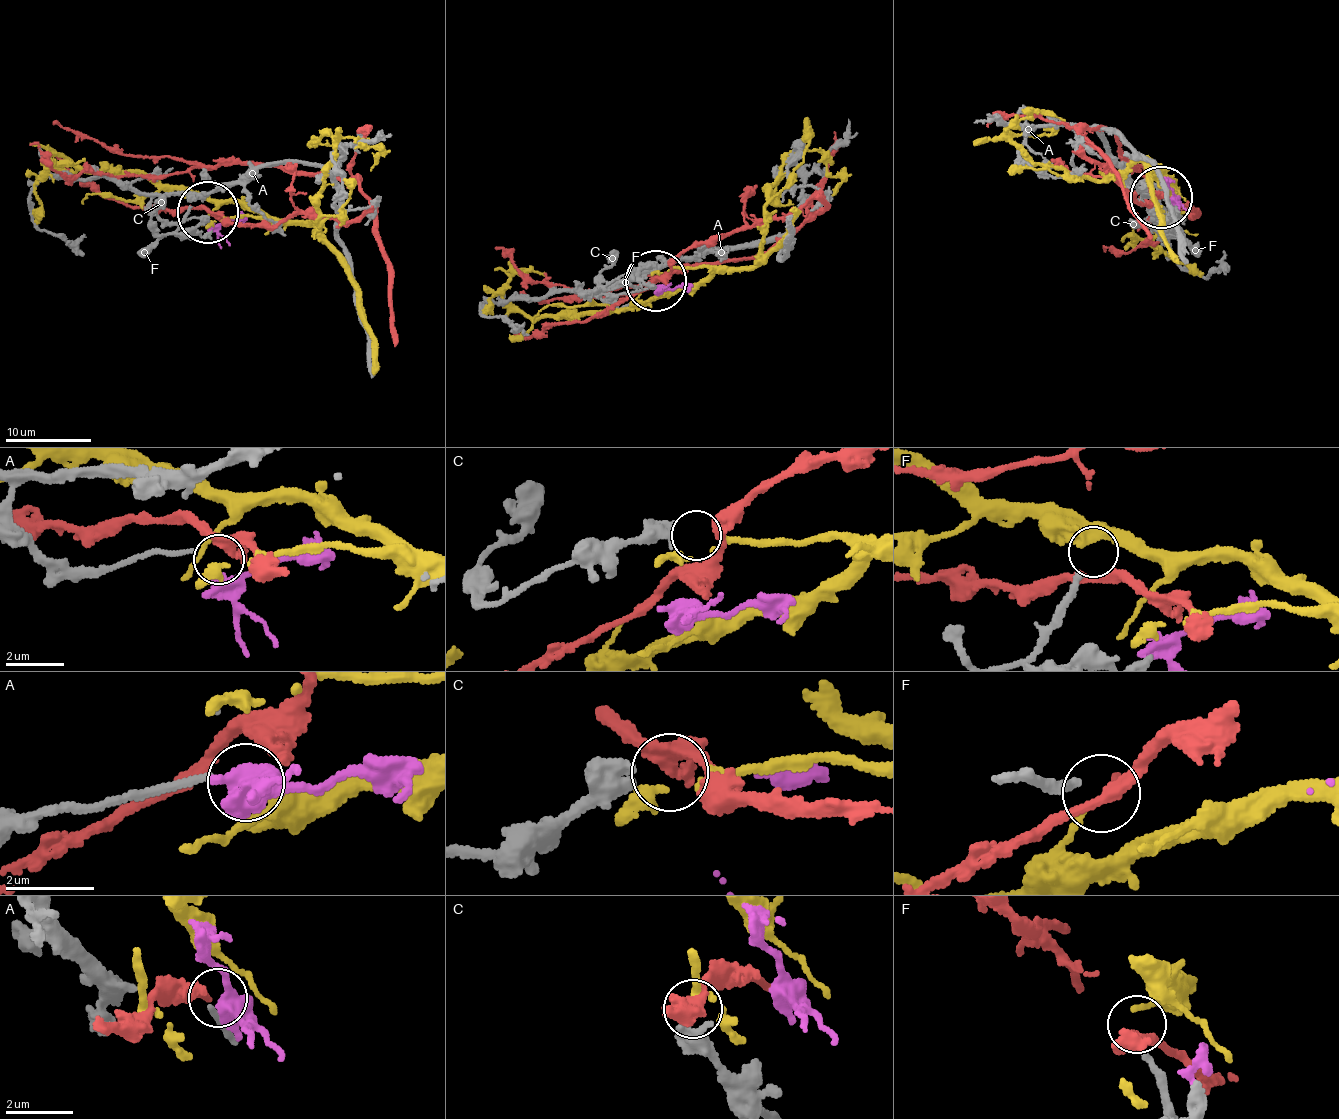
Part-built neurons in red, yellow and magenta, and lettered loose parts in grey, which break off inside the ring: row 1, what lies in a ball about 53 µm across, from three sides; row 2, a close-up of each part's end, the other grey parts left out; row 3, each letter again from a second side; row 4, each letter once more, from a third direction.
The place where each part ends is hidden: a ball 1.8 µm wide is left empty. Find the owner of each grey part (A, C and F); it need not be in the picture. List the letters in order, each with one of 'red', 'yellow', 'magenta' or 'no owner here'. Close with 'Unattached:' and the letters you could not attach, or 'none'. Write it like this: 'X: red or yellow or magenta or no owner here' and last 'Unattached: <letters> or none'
A: magenta
C: yellow
F: no owner here
Unattached: F

